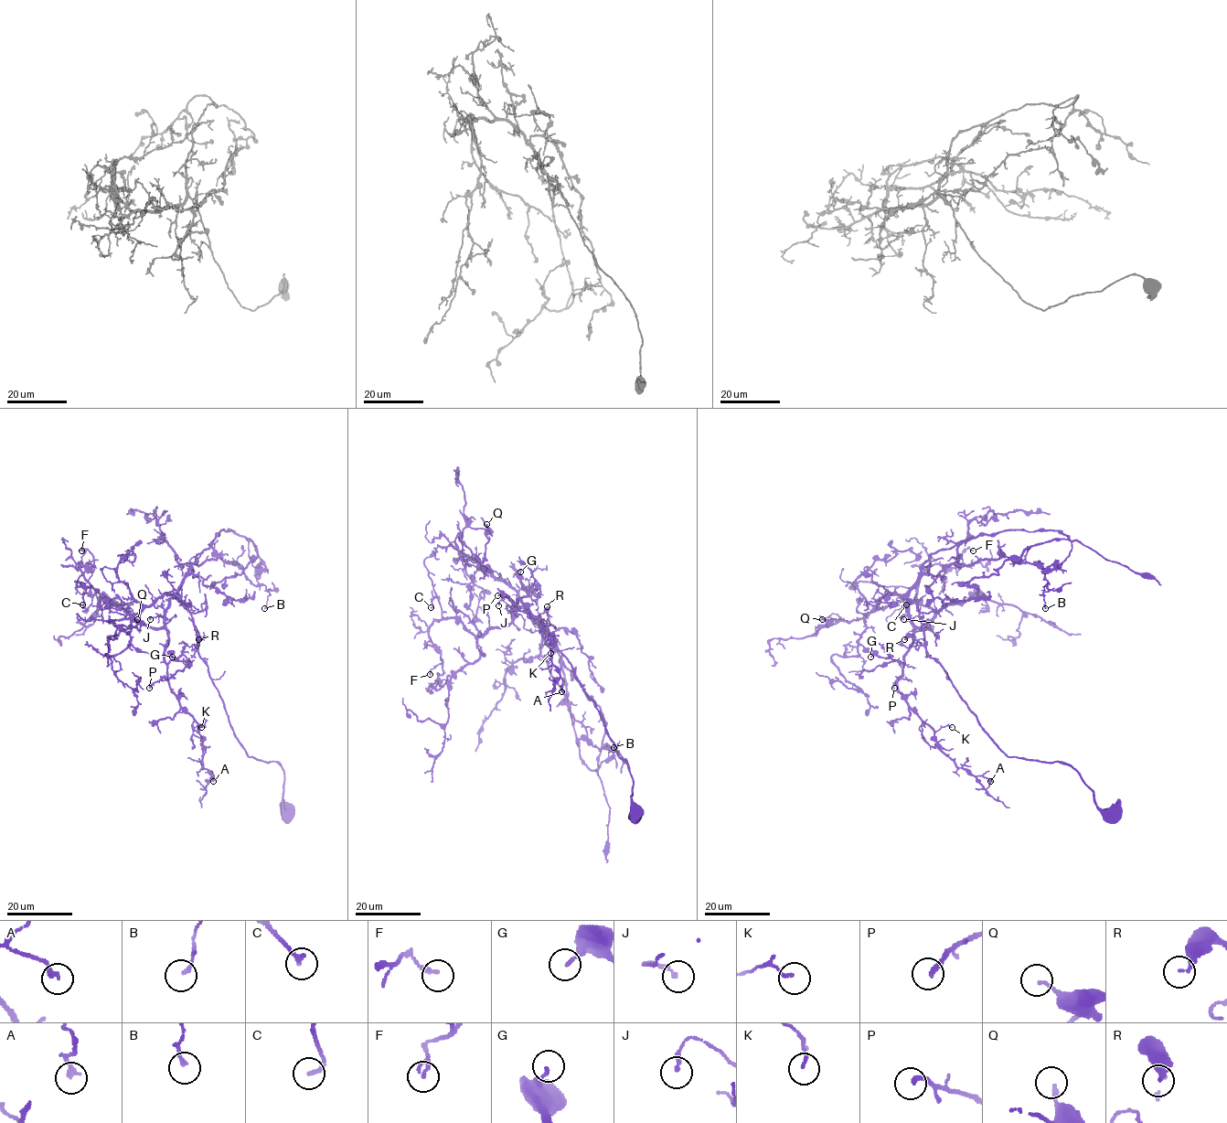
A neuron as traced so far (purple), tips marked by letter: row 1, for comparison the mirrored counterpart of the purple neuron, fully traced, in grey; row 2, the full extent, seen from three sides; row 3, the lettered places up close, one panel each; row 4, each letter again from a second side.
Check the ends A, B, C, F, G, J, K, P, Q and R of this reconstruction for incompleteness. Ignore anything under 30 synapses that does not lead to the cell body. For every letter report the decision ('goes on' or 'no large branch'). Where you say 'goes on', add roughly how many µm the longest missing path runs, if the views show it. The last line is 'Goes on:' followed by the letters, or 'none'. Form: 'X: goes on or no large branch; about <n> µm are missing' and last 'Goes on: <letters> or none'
A: no large branch
B: no large branch
C: no large branch
F: no large branch
G: no large branch
J: no large branch
K: no large branch
P: goes on; about 10 µm are missing
Q: no large branch
R: no large branch
Goes on: P

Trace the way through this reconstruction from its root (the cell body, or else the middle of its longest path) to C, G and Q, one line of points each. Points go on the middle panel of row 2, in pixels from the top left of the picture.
C: (635, 814), (628, 764), (547, 628), (519, 607), (509, 623), (474, 636), (444, 618), (435, 596), (431, 607)
G: (635, 814), (628, 764), (571, 665), (527, 608), (514, 614), (513, 606), (527, 594), (520, 572)
Q: (635, 814), (628, 764), (571, 665), (519, 595), (463, 553), (463, 529), (486, 529), (486, 524)

